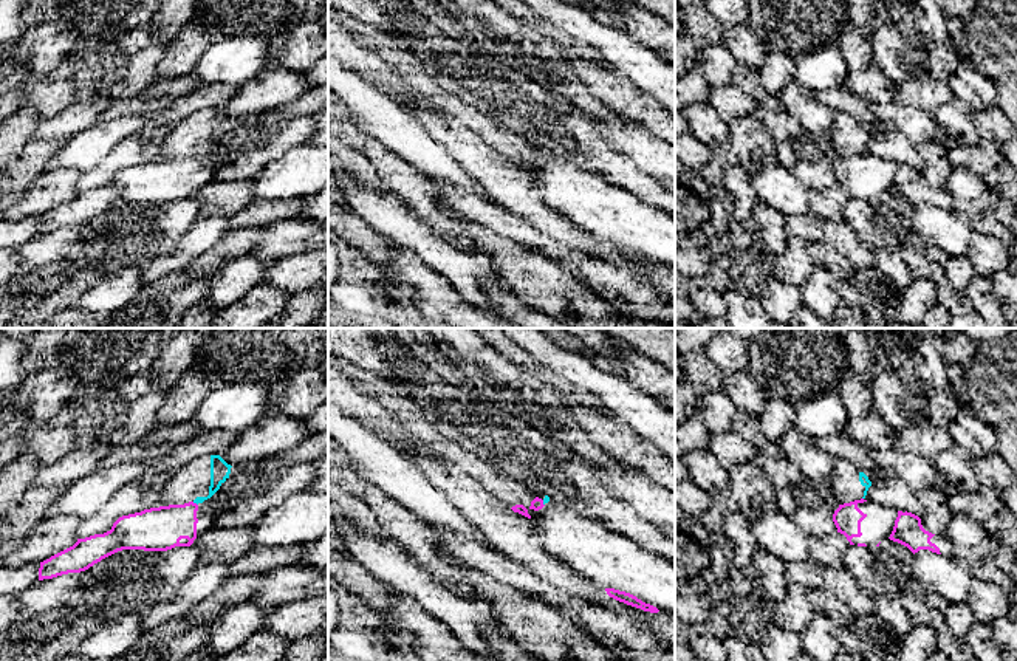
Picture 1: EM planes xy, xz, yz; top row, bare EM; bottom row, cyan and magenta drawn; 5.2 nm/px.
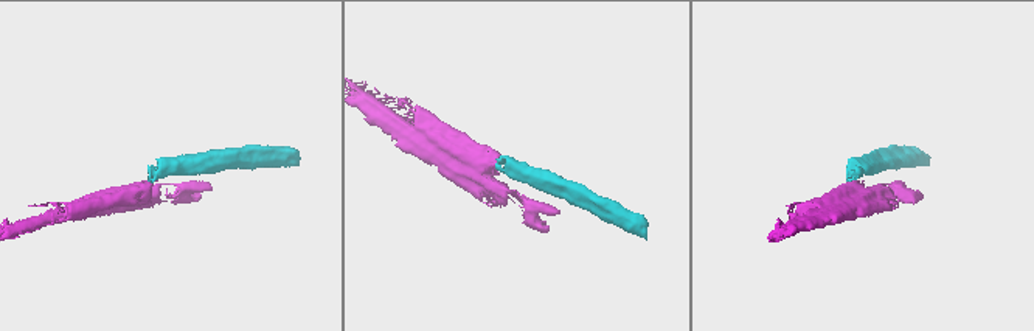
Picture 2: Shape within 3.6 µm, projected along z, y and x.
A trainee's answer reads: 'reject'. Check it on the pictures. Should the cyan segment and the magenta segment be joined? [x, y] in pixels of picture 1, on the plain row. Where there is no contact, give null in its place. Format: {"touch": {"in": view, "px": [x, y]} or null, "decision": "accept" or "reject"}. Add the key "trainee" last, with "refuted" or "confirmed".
{"touch": {"in": "xy", "px": [195, 155]}, "decision": "reject", "trainee": "confirmed"}

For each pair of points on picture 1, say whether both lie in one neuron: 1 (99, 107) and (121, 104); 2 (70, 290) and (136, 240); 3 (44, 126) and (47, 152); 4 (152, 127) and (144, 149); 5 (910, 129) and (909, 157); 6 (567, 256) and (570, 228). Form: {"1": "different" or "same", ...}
{"1": "different", "2": "different", "3": "different", "4": "different", "5": "different", "6": "different"}

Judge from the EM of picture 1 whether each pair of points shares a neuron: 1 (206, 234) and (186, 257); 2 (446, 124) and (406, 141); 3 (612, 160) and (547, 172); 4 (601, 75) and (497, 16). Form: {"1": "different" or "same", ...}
{"1": "same", "2": "different", "3": "different", "4": "different"}

